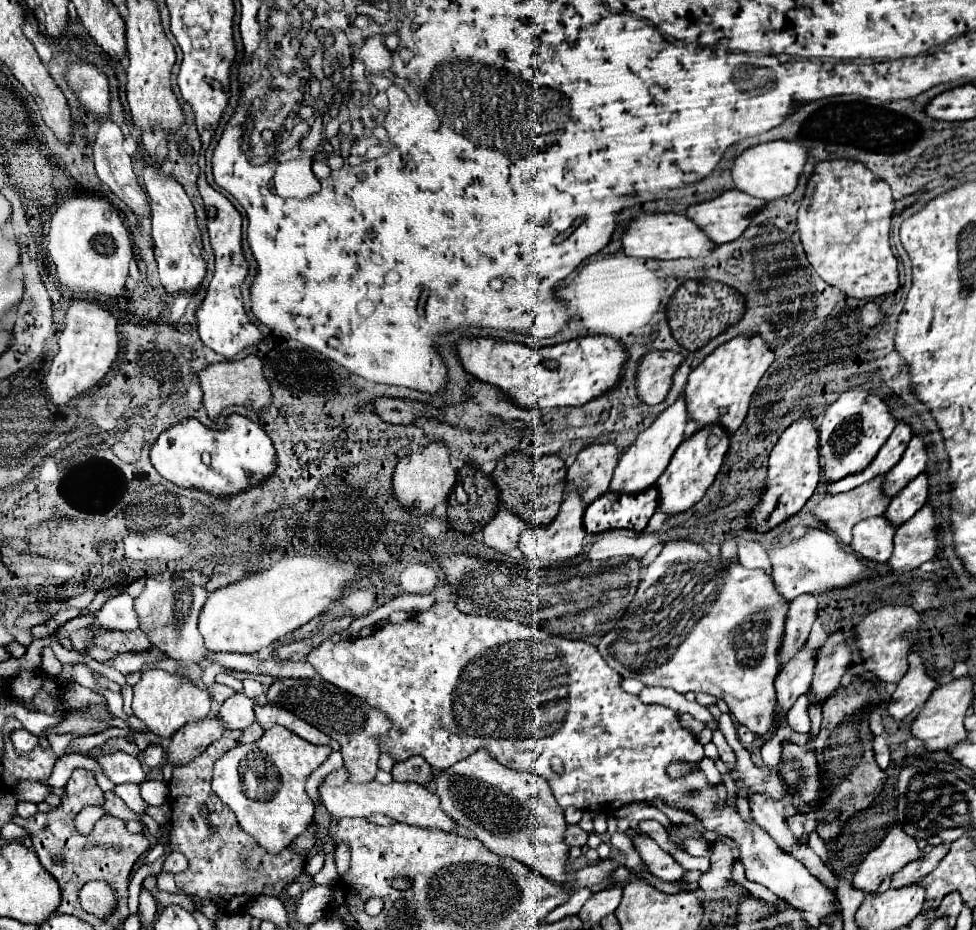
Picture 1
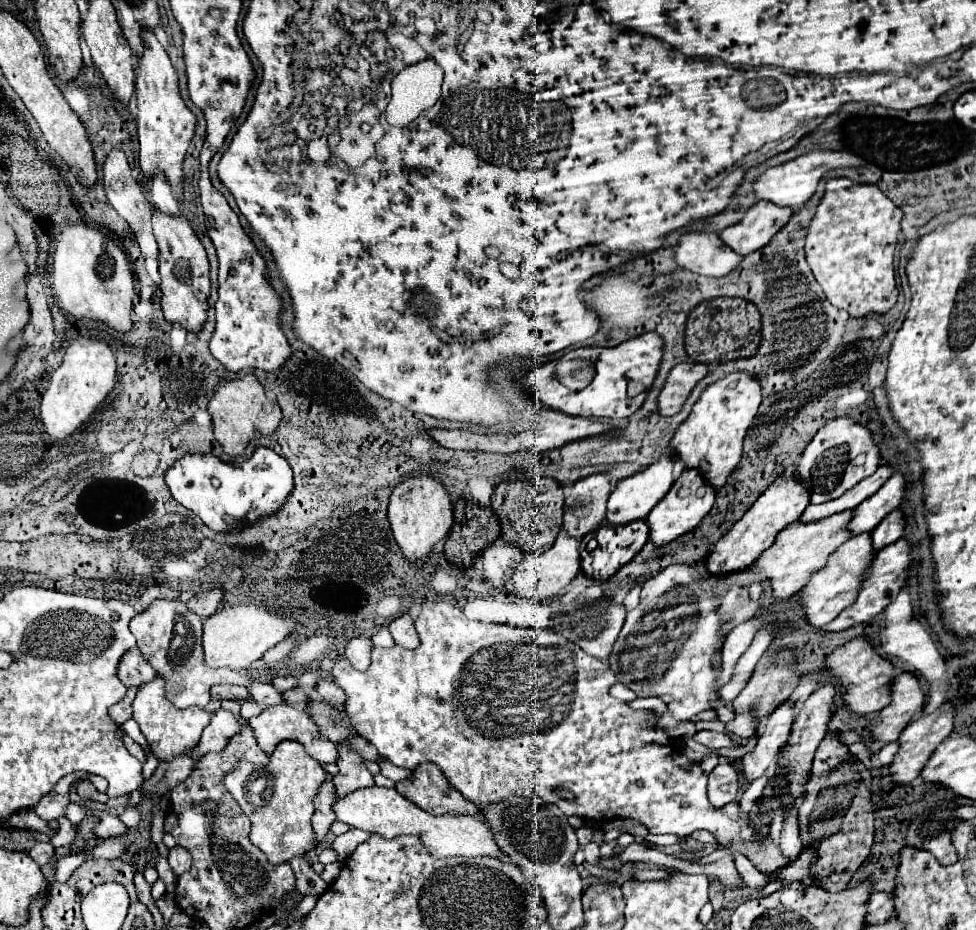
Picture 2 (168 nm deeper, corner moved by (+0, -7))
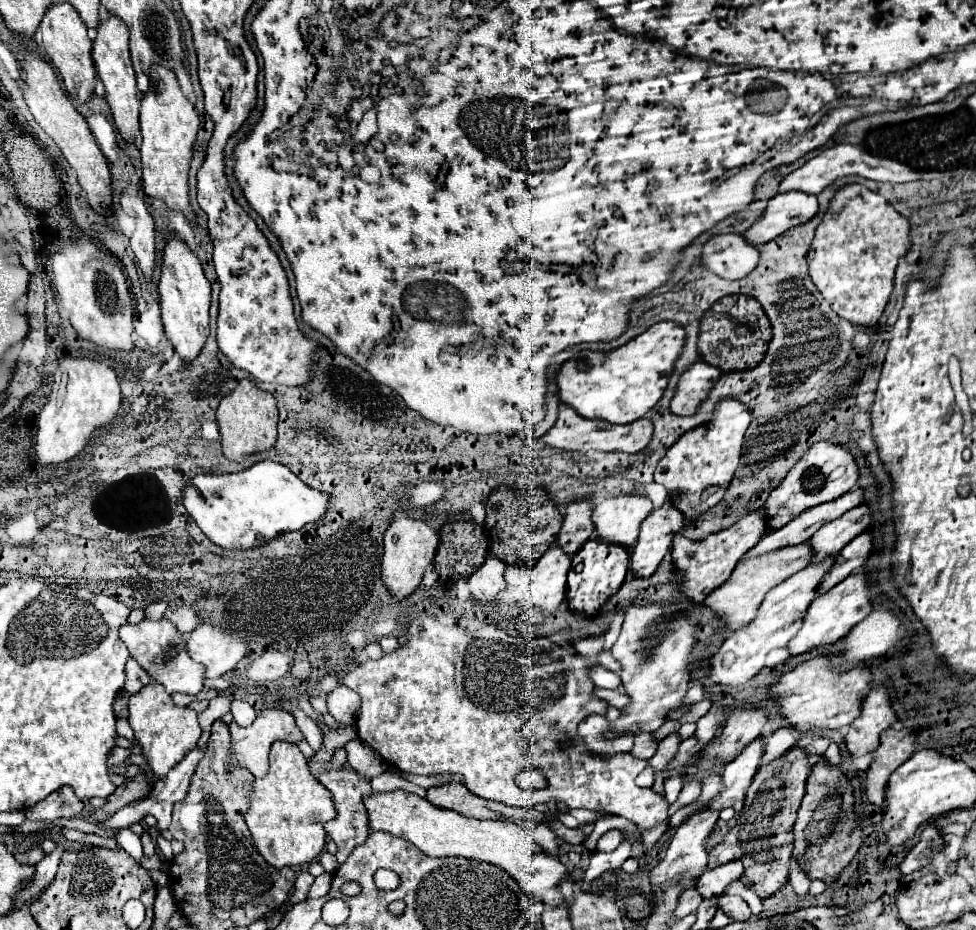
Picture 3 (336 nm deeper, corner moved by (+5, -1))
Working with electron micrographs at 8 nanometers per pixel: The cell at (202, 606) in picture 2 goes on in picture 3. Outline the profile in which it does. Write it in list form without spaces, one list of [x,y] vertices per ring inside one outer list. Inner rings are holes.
[[[174,602],[166,608],[164,612],[166,618],[174,620],[174,624],[178,626],[180,632],[192,632],[196,628],[196,624],[200,622],[200,616],[198,612],[194,612],[190,606],[182,604],[182,602]]]

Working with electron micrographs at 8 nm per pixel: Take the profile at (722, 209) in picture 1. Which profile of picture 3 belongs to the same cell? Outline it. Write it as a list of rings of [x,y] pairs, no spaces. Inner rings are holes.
[[[788,192],[776,194],[768,200],[764,214],[742,234],[746,242],[752,246],[766,244],[768,240],[780,236],[794,224],[802,224],[818,212],[818,200],[812,194],[802,192]]]

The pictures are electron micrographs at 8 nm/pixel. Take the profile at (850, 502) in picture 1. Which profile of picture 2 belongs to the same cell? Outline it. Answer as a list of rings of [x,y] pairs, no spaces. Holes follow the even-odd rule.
[[[841,512],[841,514],[833,514],[821,522],[811,522],[811,524],[801,524],[801,522],[793,522],[789,524],[783,532],[777,534],[775,542],[771,548],[767,548],[753,564],[753,570],[759,572],[759,578],[771,584],[773,594],[779,602],[789,600],[793,594],[797,594],[801,590],[801,586],[805,586],[805,582],[811,578],[811,574],[815,570],[819,570],[827,558],[843,544],[849,540],[849,530],[847,530],[847,522],[851,520],[853,512]]]

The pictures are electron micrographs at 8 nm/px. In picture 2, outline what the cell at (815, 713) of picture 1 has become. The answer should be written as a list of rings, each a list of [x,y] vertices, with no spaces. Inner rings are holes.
[[[803,850],[801,856],[787,864],[785,868],[781,868],[779,872],[775,872],[771,878],[773,880],[785,880],[785,882],[795,882],[795,880],[801,880],[803,876],[811,874],[811,866],[813,866],[813,860],[815,860],[815,852],[813,850]]]

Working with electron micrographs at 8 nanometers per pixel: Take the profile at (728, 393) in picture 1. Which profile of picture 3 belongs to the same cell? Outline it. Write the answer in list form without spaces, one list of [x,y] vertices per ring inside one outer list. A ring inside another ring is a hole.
[[[724,398],[716,402],[714,418],[702,426],[696,426],[684,432],[658,462],[654,472],[654,482],[660,482],[668,488],[668,494],[674,496],[674,504],[678,510],[686,514],[686,524],[692,524],[706,510],[716,506],[726,486],[730,484],[734,470],[740,462],[744,432],[752,420],[752,414],[746,404],[738,398]]]

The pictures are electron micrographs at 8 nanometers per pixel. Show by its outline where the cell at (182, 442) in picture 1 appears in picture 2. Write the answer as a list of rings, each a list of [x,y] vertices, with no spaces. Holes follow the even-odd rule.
[[[263,446],[249,460],[237,464],[221,462],[213,454],[187,454],[167,470],[167,486],[173,498],[197,514],[213,532],[227,534],[277,514],[293,492],[293,470],[285,458]]]

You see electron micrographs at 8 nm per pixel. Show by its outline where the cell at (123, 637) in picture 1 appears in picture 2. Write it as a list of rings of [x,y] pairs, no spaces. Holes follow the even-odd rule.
[[[135,646],[133,650],[129,650],[119,664],[119,678],[125,686],[143,686],[147,682],[151,682],[155,678],[153,668],[149,666],[149,662],[141,656],[139,648]]]

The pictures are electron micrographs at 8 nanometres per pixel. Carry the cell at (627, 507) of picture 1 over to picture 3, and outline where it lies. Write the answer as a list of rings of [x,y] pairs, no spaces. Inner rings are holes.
[[[600,538],[586,540],[586,544],[582,544],[582,548],[572,556],[572,568],[568,572],[570,608],[586,616],[598,614],[602,604],[614,592],[618,592],[620,584],[624,582],[628,572],[628,562],[630,562],[630,552],[622,544],[610,544]]]

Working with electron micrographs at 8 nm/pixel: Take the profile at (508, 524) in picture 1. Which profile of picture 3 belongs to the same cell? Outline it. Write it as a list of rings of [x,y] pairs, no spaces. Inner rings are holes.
[[[488,554],[484,564],[468,578],[470,582],[470,590],[472,590],[472,598],[478,602],[490,602],[498,596],[498,592],[502,592],[504,588],[504,574],[506,564],[502,560],[498,560],[496,556]]]

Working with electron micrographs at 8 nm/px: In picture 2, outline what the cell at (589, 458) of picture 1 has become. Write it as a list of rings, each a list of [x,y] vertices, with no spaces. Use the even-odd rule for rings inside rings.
[[[593,474],[581,478],[571,486],[571,494],[565,498],[563,506],[563,530],[571,538],[583,538],[591,530],[597,530],[603,524],[603,514],[611,486],[605,474]]]

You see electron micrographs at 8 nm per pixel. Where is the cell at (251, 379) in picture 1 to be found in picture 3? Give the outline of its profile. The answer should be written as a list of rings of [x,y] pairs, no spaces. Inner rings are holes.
[[[240,380],[236,390],[220,400],[216,410],[216,422],[220,428],[220,442],[224,456],[228,460],[240,462],[244,454],[254,454],[274,446],[278,426],[276,398],[270,392],[260,390],[252,380]]]

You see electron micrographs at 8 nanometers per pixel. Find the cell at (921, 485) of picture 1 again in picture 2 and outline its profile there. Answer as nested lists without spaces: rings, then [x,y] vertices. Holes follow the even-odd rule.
[[[893,510],[891,514],[887,514],[871,534],[873,552],[879,552],[881,548],[899,540],[903,534],[903,526],[905,526],[905,520],[903,520],[903,514],[899,510]]]

